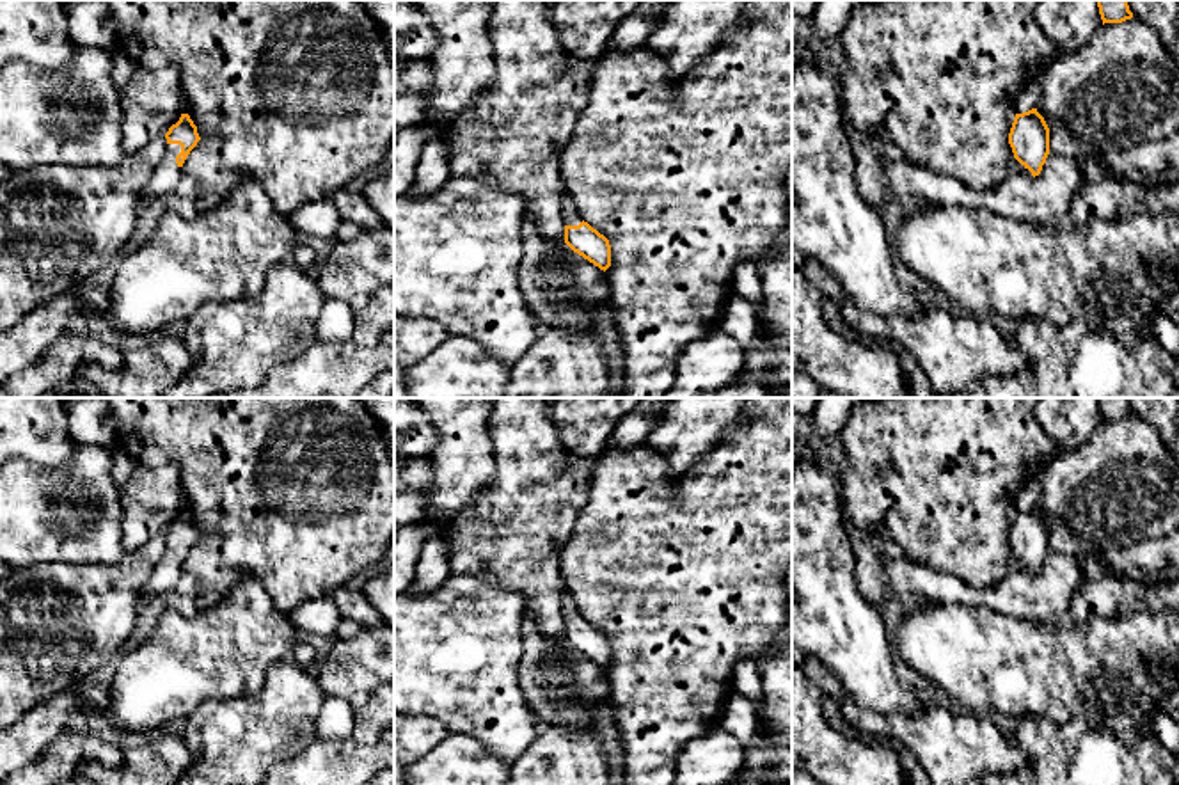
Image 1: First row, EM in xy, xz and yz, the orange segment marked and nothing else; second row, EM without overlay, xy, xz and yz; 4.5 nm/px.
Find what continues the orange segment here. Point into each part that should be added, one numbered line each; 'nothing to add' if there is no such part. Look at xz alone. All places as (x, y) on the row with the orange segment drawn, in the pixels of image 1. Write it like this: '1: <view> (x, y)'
1: xz (570, 217)

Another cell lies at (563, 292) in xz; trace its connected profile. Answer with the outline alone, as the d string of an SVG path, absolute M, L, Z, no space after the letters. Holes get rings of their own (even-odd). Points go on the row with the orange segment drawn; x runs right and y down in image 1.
M529 211L522 222L522 250L518 288L538 329L572 341L593 337L607 343L611 289L604 270L566 243L543 238Z

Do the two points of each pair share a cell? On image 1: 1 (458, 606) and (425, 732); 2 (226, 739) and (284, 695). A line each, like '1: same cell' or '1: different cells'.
1: different cells
2: same cell

